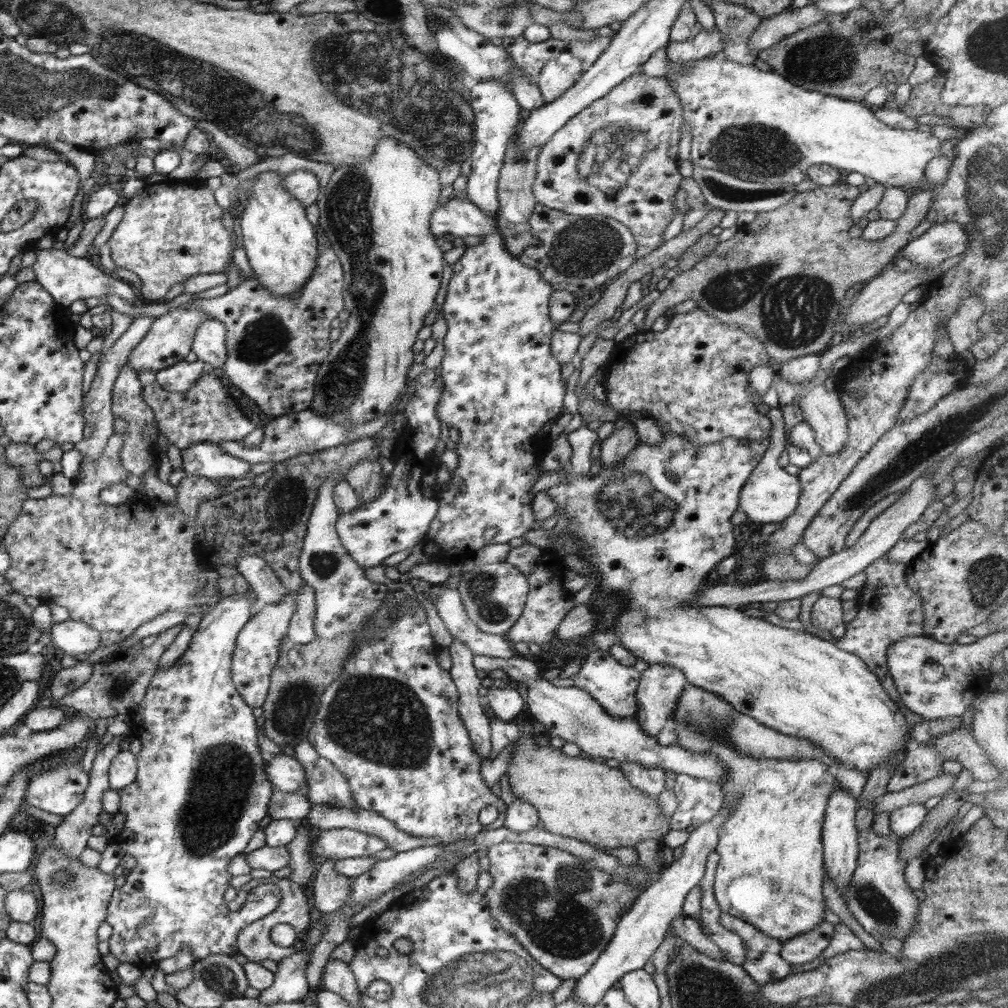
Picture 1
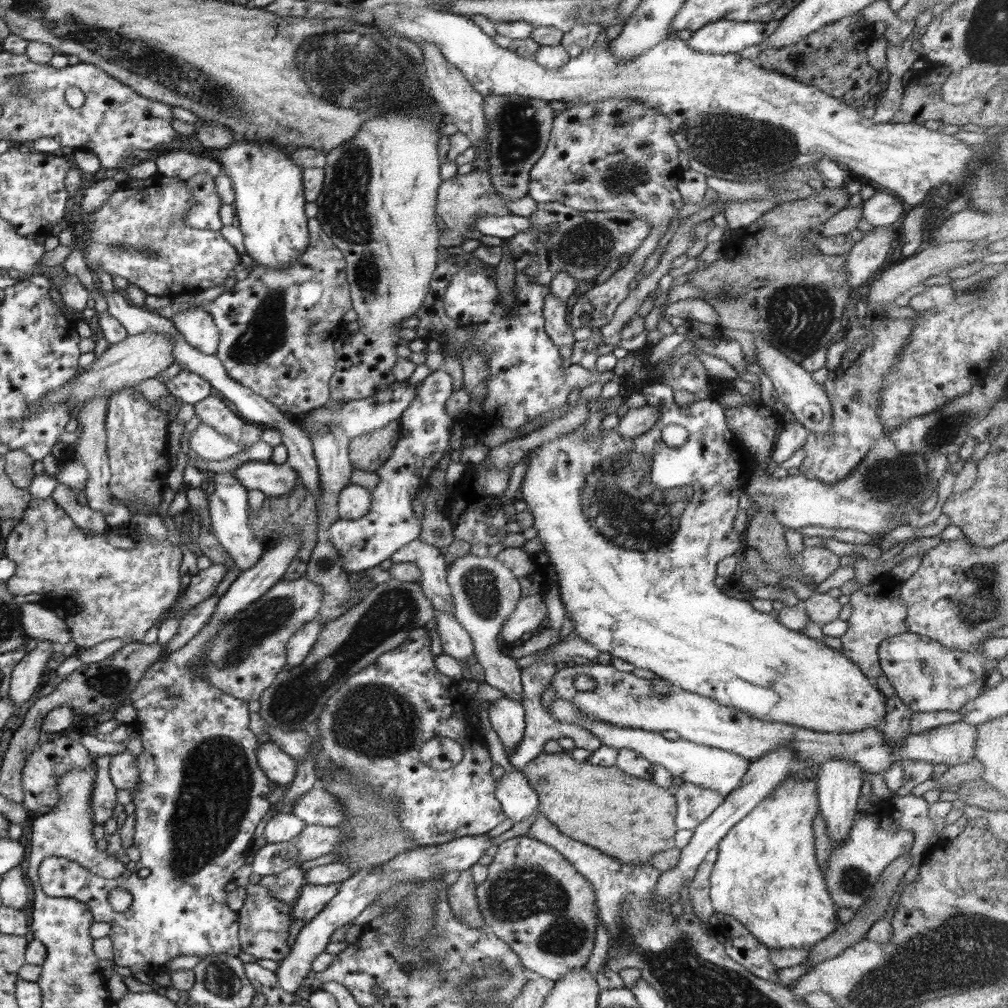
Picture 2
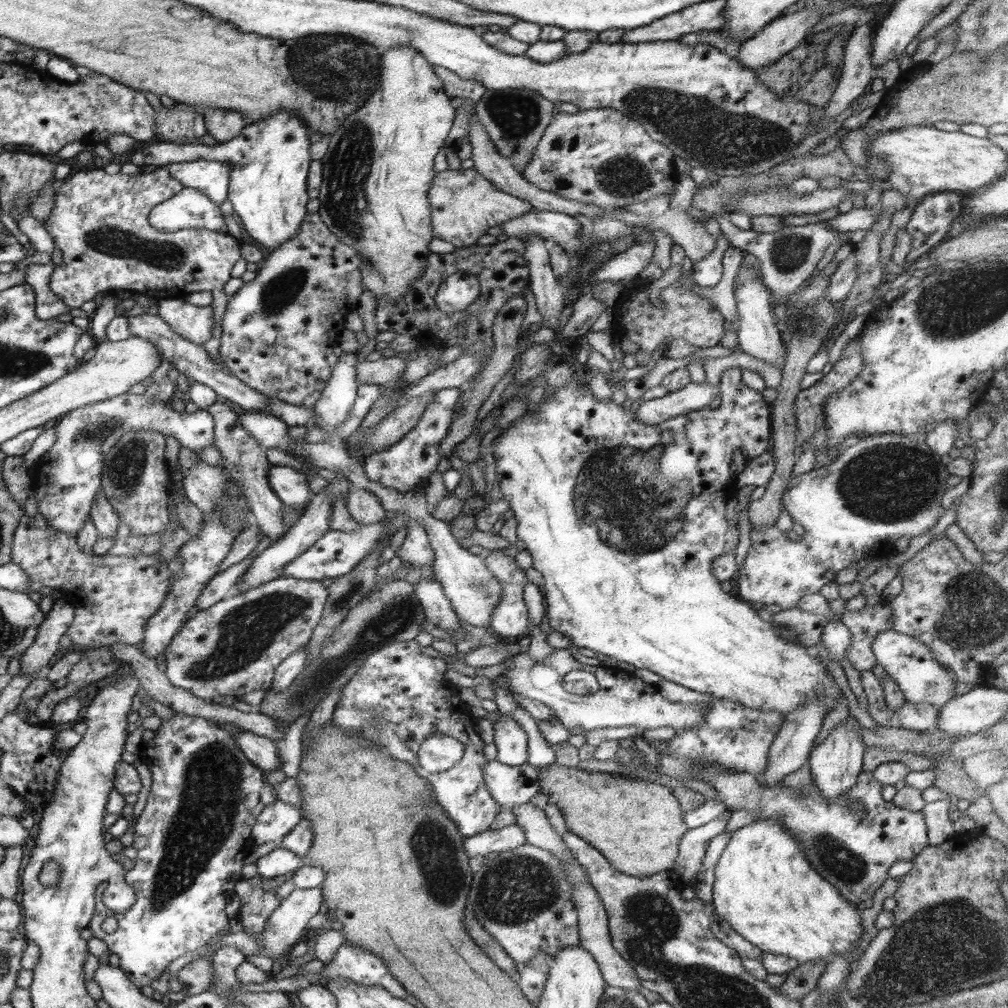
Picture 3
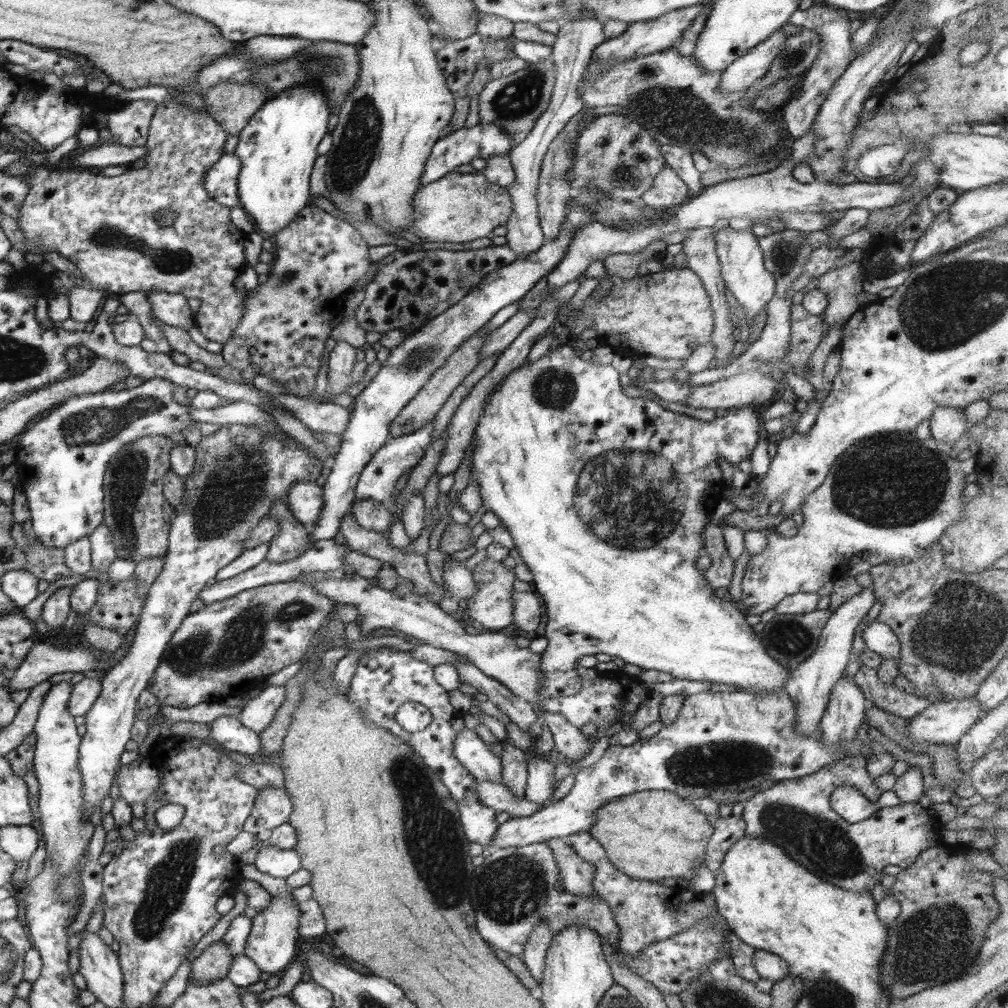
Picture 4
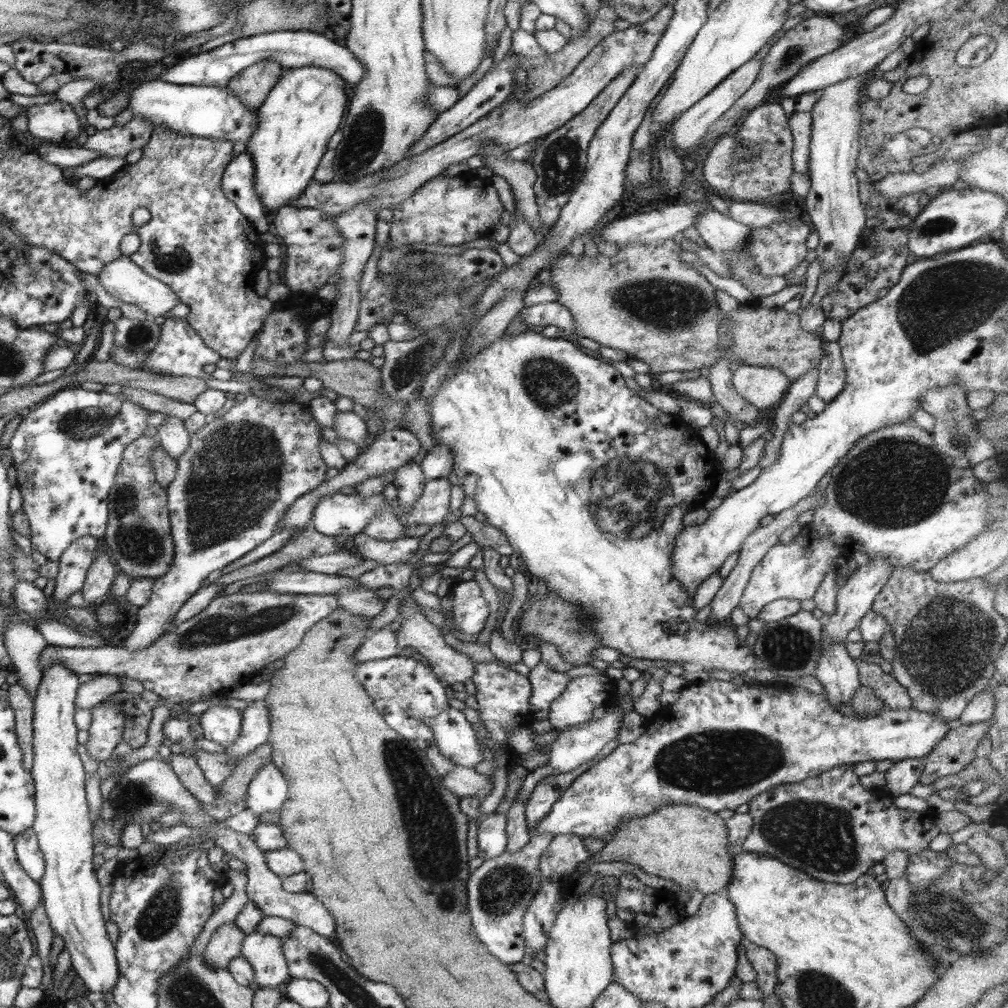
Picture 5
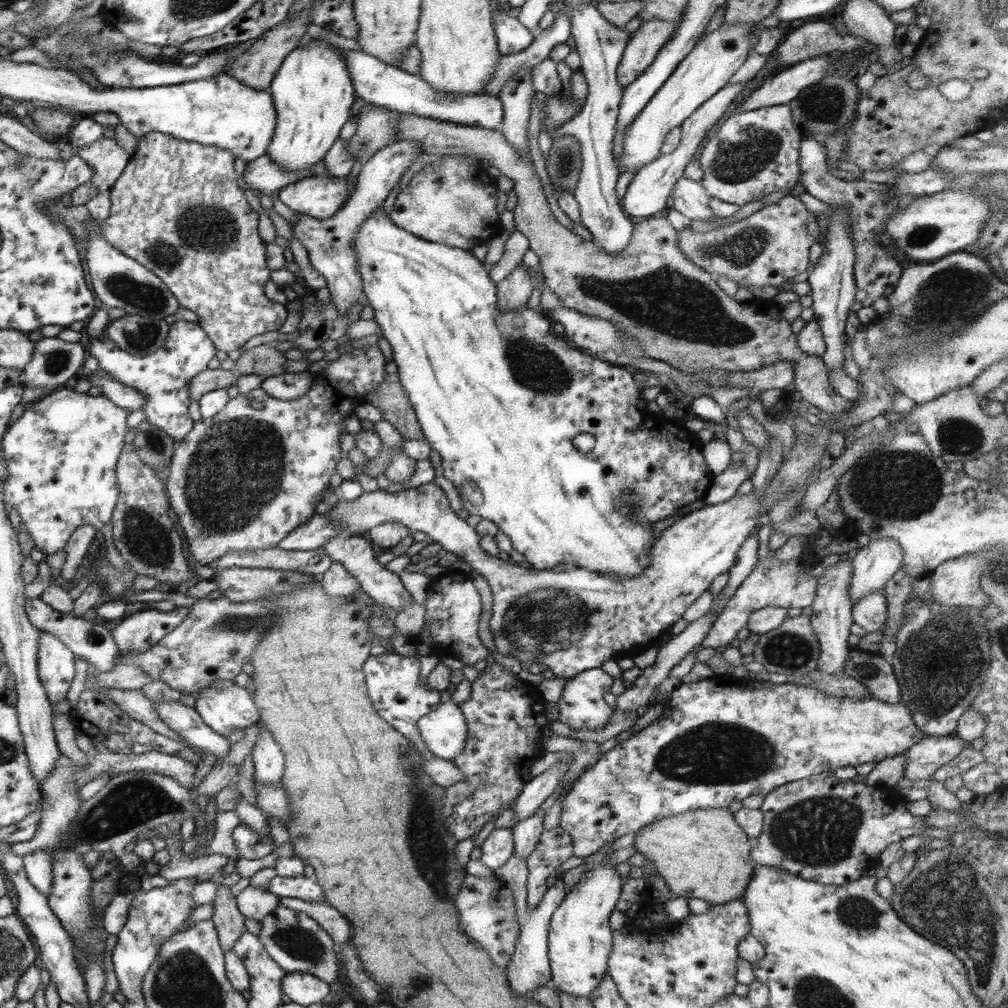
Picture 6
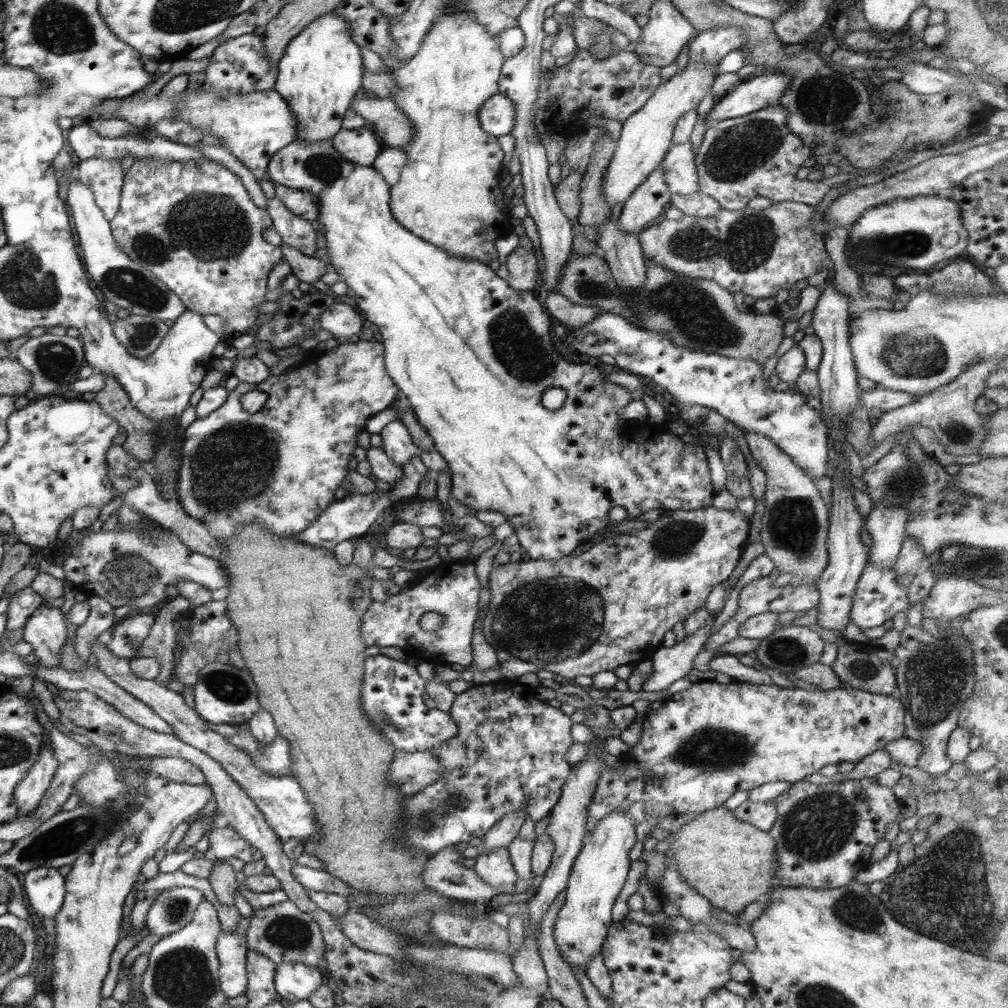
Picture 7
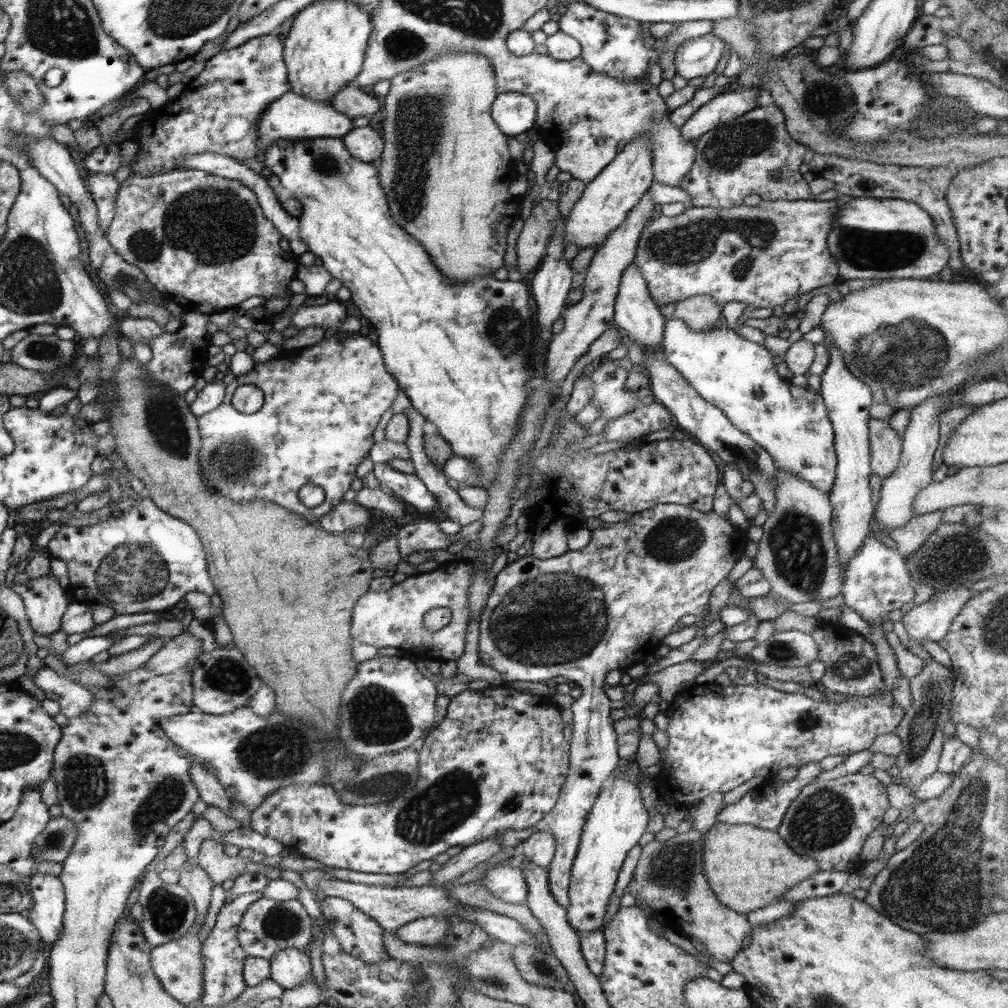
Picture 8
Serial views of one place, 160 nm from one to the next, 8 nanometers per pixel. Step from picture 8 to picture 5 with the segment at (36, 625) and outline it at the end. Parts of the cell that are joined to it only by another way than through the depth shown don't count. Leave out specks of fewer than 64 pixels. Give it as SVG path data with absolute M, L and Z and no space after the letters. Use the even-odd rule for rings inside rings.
M55 663L51 664L48 670L43 672L42 681L38 690L36 690L36 697L33 698L33 739L34 742L34 763L32 765L31 774L33 775L34 782L37 783L37 821L33 822L32 828L37 834L37 841L42 851L45 861L45 871L40 878L39 885L42 890L42 899L44 900L44 908L46 914L50 920L50 926L55 935L60 935L65 940L65 948L68 950L71 956L72 969L76 971L77 978L86 986L88 991L95 993L101 992L113 992L112 984L117 986L117 982L120 980L120 964L117 962L117 956L114 956L114 942L108 940L108 934L106 934L106 928L104 928L104 918L102 918L102 912L100 912L100 884L98 884L98 878L94 874L94 858L95 853L92 852L92 820L90 820L90 810L88 810L88 802L86 802L86 778L84 778L84 766L82 766L82 760L80 760L80 754L76 750L78 746L78 740L76 740L76 726L74 726L74 698L76 698L76 690L80 689L80 680L76 673L70 671L63 664Z

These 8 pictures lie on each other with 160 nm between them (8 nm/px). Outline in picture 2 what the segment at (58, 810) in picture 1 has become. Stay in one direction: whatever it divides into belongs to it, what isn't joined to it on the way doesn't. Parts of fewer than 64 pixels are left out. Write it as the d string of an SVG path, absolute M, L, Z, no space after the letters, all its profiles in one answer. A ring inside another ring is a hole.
M58 733L58 737L52 742L36 745L32 751L26 751L26 765L22 773L22 786L24 798L21 800L23 811L32 810L41 812L43 815L52 812L55 805L61 798L59 793L59 780L73 768L85 768L92 763L93 756L81 744L80 741L73 740L63 733Z

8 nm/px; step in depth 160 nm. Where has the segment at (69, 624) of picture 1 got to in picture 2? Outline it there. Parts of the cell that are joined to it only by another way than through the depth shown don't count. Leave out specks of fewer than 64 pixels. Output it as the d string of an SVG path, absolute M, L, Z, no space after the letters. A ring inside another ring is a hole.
M20 597L18 606L21 606L21 624L31 639L50 641L57 649L73 642L70 628L53 607L42 607L39 603L28 603Z

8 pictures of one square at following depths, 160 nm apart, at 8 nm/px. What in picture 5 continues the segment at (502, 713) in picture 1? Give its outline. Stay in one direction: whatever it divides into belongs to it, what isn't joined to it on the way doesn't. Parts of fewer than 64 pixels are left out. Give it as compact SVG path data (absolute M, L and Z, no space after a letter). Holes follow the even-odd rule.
M520 789L517 792L512 806L505 814L507 816L505 828L508 837L507 850L512 852L522 850L531 837L525 815L525 803L520 797Z

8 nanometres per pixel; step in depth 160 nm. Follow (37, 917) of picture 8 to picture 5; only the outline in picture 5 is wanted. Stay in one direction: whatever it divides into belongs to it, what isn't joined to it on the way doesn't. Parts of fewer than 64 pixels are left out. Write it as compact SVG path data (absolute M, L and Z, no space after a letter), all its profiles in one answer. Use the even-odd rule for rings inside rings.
M30 828L24 833L15 834L13 839L18 864L28 876L35 881L40 880L45 871L45 861L34 829Z

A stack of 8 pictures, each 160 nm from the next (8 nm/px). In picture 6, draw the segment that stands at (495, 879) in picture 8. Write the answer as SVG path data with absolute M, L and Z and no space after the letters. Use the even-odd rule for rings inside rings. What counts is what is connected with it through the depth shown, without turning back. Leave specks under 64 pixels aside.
M495 828L480 846L482 855L480 860L495 871L500 868L515 852L513 830L509 828Z

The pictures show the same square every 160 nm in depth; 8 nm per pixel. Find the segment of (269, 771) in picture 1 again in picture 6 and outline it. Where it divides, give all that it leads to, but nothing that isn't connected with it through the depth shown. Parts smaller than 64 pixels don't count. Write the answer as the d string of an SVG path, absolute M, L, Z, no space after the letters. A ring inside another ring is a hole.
M235 680L212 683L198 692L196 712L214 732L228 737L236 730L255 726L260 720L255 699L250 697L247 686L240 688Z

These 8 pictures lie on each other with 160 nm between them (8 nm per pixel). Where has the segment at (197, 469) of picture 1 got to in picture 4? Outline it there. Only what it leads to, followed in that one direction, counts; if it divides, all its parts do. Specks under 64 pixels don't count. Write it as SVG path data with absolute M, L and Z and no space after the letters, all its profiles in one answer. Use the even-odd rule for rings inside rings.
M296 481L288 489L285 503L296 520L314 526L323 507L322 487L316 482Z

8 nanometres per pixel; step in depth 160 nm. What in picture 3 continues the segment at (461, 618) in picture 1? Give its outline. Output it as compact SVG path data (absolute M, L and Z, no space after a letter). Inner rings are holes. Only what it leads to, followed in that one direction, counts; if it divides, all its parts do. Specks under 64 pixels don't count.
M415 520L408 521L408 533L403 544L394 549L395 556L403 562L409 562L413 567L421 568L427 578L435 578L433 562L435 554L427 533L423 526Z

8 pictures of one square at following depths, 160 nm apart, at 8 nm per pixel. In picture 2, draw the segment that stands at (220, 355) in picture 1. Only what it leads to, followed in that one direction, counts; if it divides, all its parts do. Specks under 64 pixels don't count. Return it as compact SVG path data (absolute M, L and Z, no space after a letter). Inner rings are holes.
M199 306L194 310L179 310L170 320L186 342L196 347L196 350L214 355L220 348L221 331L208 310Z

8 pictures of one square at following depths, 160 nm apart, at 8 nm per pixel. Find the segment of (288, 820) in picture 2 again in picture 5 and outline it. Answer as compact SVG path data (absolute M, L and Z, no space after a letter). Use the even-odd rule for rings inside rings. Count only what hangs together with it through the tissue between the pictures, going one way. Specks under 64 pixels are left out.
M268 760L251 780L245 795L246 808L249 808L258 820L261 814L282 808L289 798L289 782L276 764Z

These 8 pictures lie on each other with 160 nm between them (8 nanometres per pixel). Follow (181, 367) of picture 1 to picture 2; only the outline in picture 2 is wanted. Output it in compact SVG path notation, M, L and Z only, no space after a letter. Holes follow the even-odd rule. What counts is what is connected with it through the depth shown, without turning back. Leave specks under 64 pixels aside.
M182 369L172 379L167 380L165 385L169 395L180 398L185 404L196 404L216 393L213 386L210 386L210 383L206 382L202 375L191 370Z

